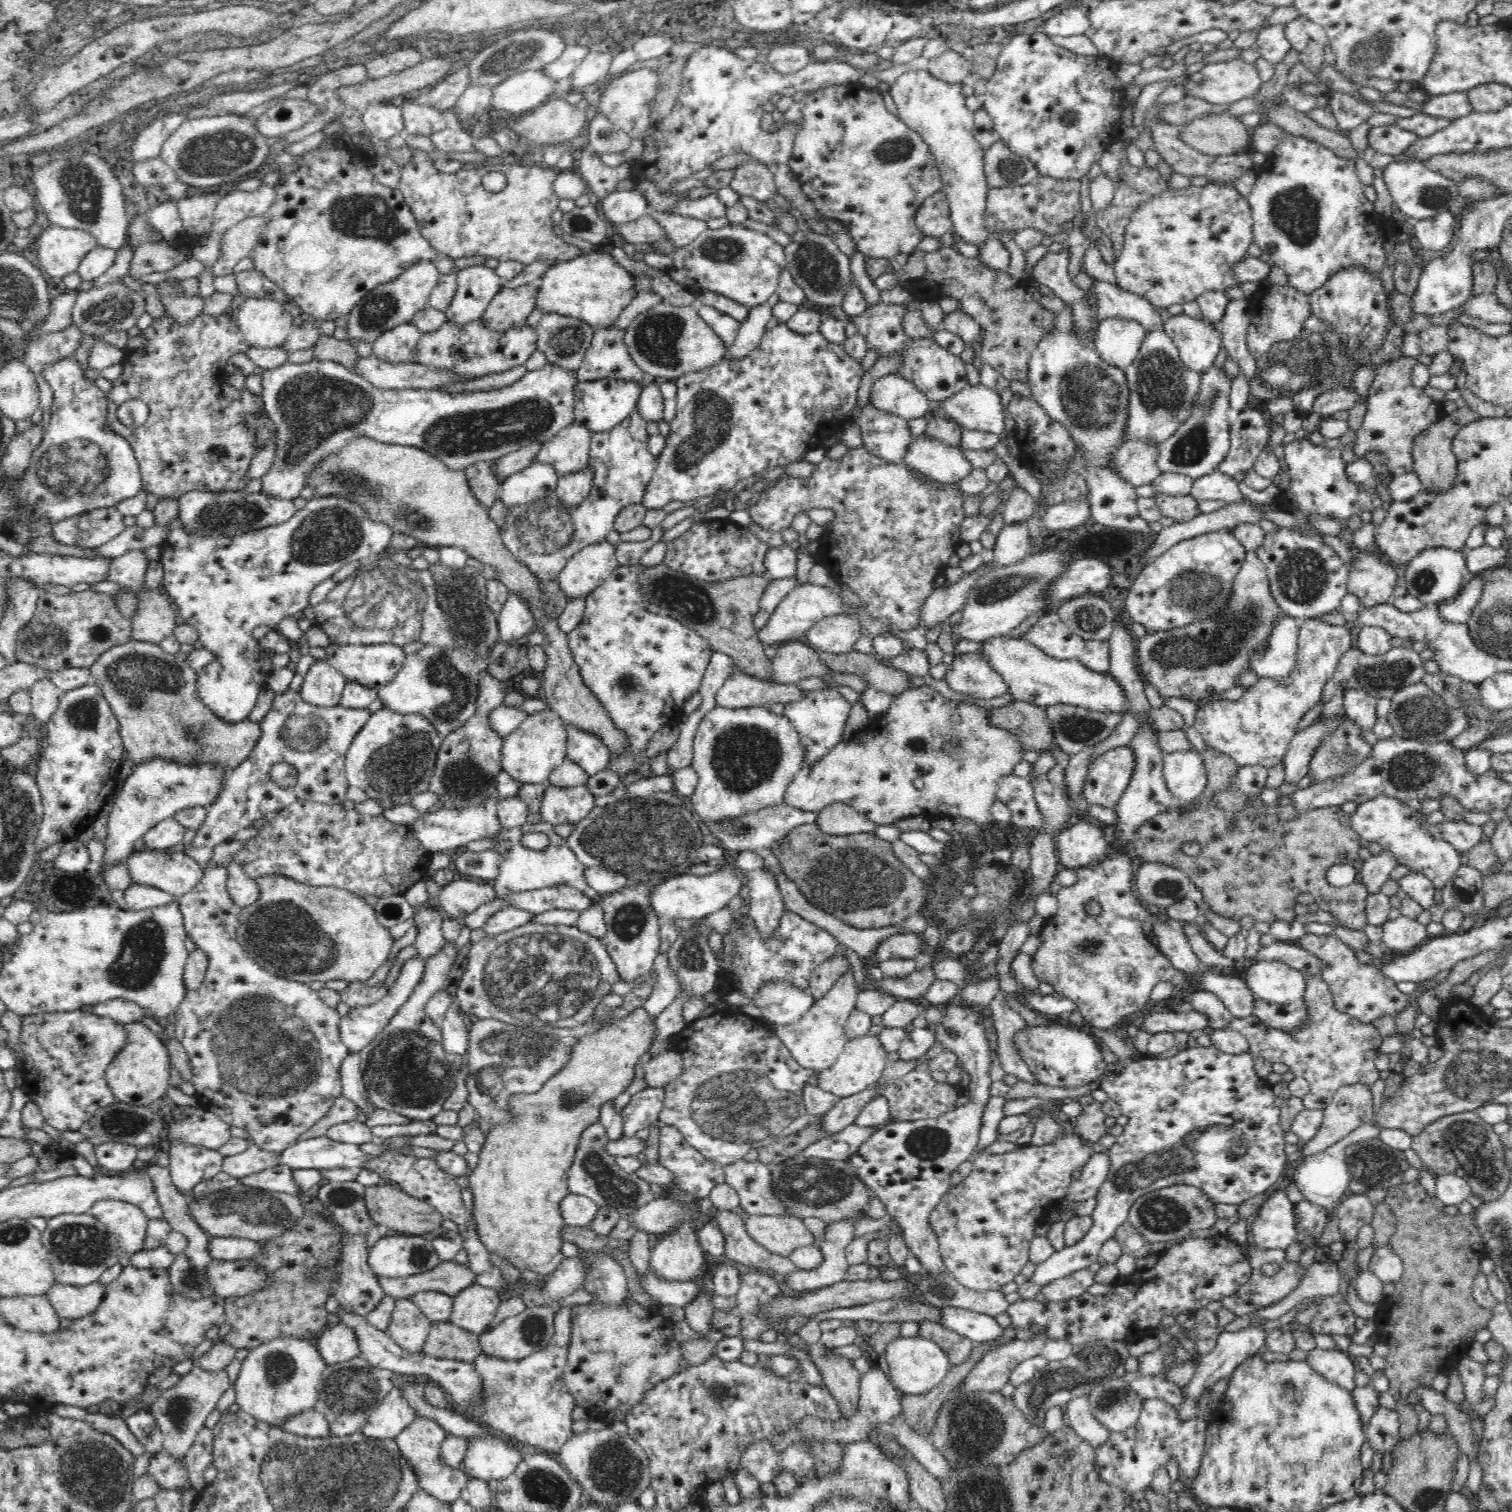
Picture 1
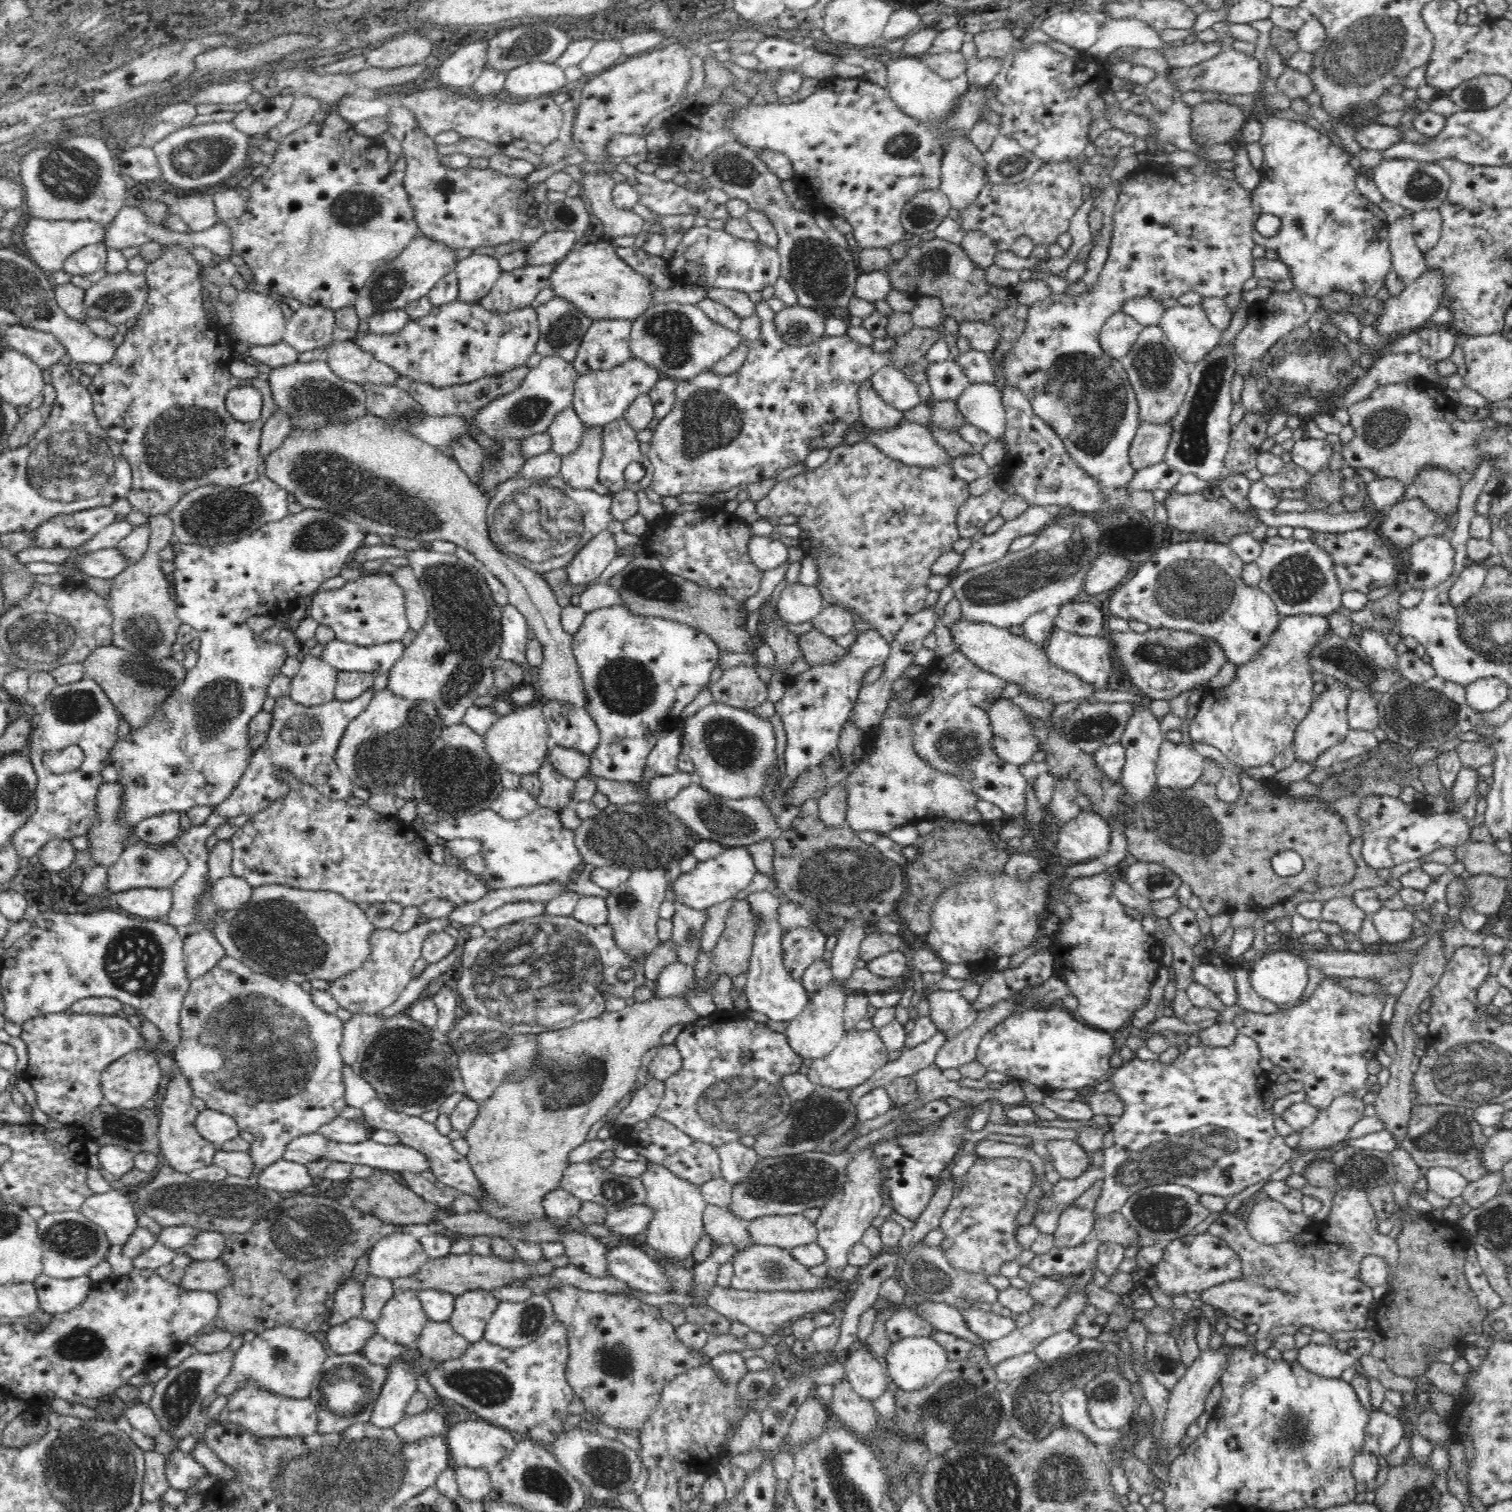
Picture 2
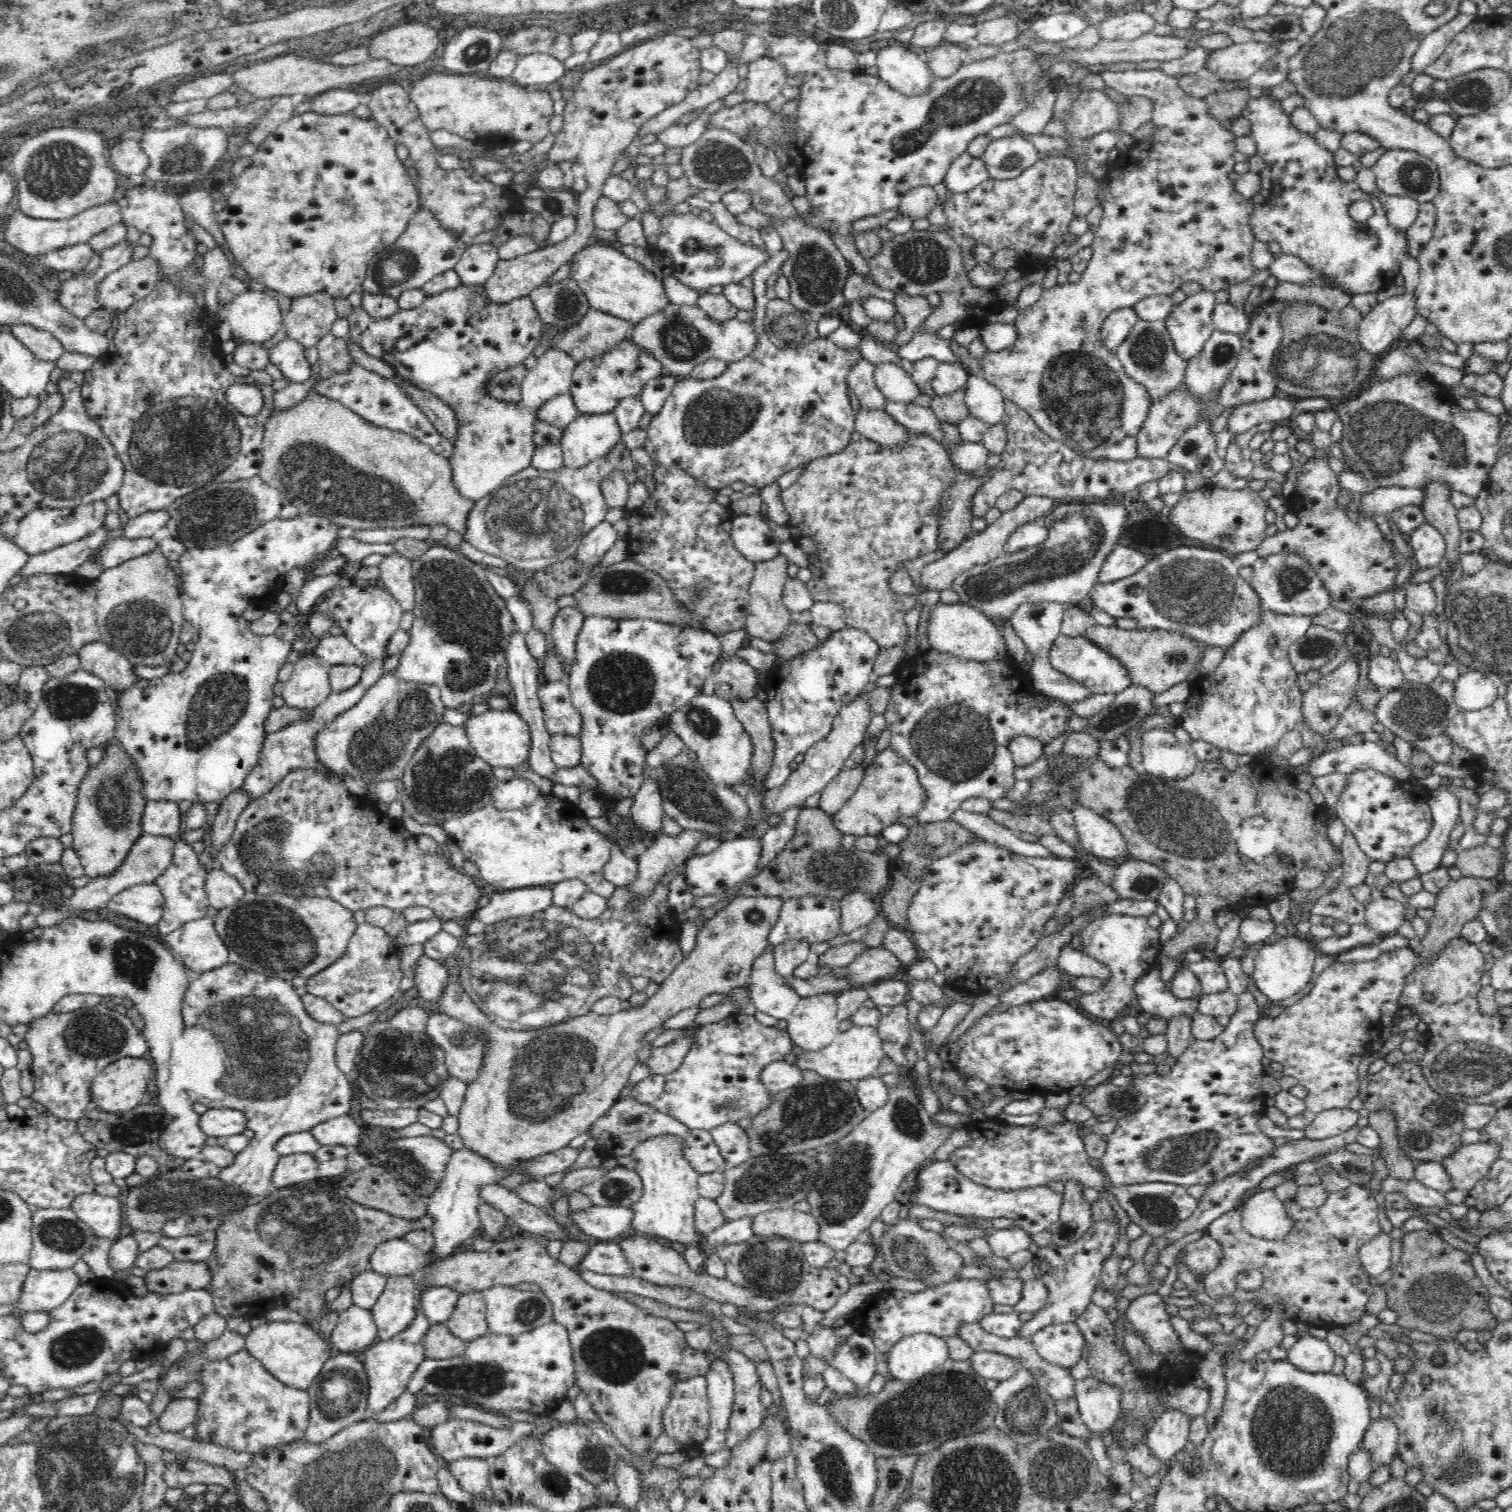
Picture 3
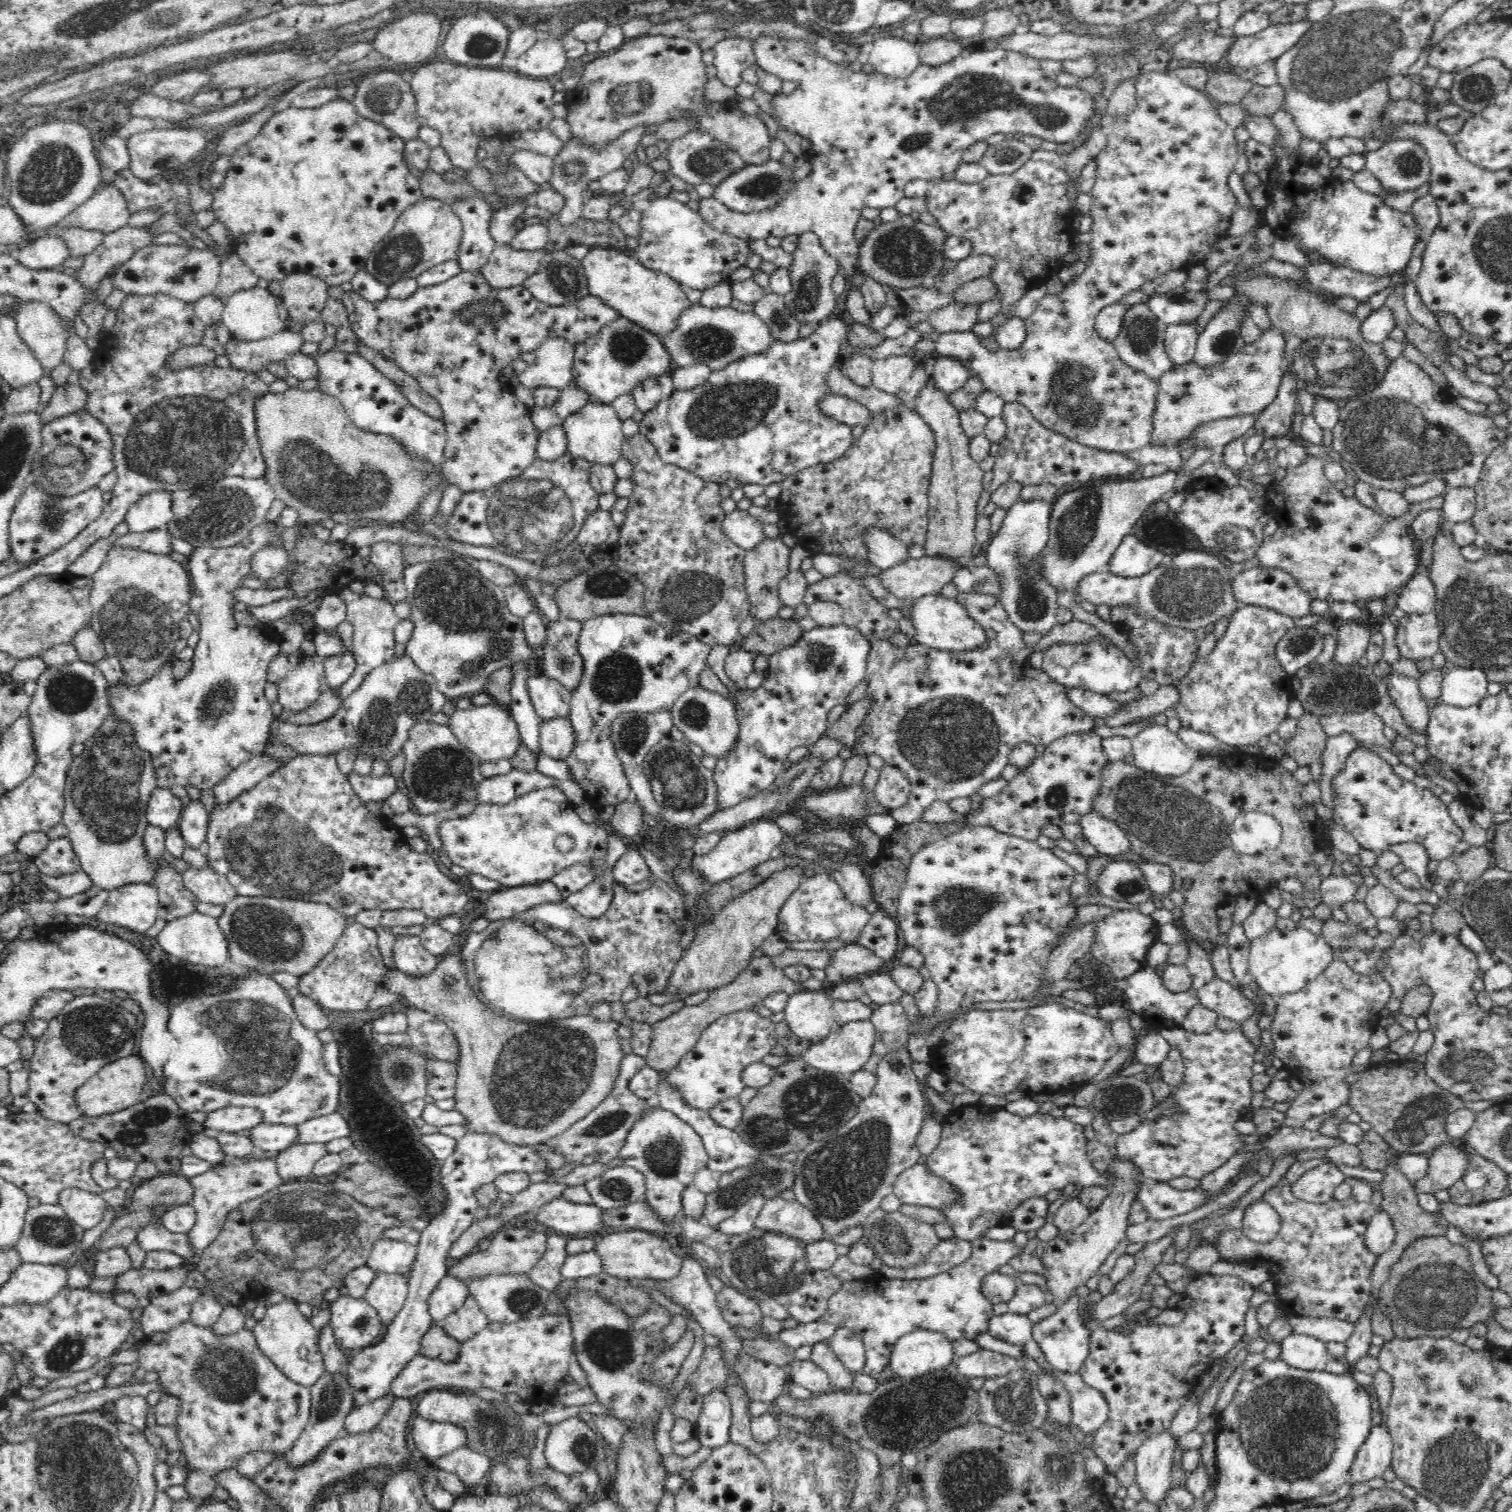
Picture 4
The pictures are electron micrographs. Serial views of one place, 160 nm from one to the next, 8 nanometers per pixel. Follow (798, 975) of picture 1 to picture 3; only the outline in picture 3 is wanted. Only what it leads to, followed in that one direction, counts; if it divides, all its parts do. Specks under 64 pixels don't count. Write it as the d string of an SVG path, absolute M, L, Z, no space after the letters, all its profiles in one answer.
M804 939L801 941L789 940L782 944L775 945L773 955L776 971L783 977L793 976L794 970L796 970L802 962L813 959L810 946L812 946L812 943Z

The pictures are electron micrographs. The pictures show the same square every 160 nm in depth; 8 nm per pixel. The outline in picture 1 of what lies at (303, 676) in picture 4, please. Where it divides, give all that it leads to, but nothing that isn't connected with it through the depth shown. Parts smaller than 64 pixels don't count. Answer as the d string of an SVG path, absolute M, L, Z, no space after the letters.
M325 659L317 662L304 676L300 696L304 702L321 706L339 706L346 678Z

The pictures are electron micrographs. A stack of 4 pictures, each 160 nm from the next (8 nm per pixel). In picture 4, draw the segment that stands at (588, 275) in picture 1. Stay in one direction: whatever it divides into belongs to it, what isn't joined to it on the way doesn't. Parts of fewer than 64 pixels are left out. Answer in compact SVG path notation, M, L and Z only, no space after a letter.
M592 247L581 262L589 285L589 294L601 298L602 302L615 308L620 316L656 335L668 334L676 328L677 320L681 317L682 311L692 305L684 295L682 286L678 282L667 274L645 268L634 255L628 255L610 247Z

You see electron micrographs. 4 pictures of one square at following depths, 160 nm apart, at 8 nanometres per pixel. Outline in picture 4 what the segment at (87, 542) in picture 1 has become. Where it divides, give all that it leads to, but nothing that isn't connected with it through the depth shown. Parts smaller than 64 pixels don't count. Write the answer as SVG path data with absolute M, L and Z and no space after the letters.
M35 484L27 485L9 522L8 543L10 543L10 553L12 553L10 558L14 557L14 560L20 563L38 561L56 552L70 540L74 540L81 530L101 515L105 507L102 502L103 493L97 487L75 496L51 497L36 488Z

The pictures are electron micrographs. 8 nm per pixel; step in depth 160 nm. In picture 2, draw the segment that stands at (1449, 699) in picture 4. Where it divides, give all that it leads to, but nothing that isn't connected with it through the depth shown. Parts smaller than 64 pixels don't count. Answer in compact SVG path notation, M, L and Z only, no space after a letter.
M1498 677L1479 679L1465 687L1466 702L1480 712L1494 710L1506 702L1508 690L1510 687Z

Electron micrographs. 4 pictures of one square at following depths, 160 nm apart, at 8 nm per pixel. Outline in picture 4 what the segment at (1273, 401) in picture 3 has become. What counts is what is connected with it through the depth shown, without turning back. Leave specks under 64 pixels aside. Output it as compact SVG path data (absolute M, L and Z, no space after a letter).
M1252 414L1212 420L1202 424L1202 426L1198 426L1188 437L1195 437L1198 449L1208 447L1208 449L1220 452L1227 444L1246 434L1254 426L1256 420L1258 420L1258 415Z

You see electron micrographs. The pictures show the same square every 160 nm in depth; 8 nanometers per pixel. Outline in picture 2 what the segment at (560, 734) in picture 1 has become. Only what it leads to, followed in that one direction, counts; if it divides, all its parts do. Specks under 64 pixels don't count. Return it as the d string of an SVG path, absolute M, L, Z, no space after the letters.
M533 703L524 708L516 708L512 713L498 718L491 730L484 735L486 751L501 770L519 774L538 774L544 758L549 754L549 724L546 723L542 704Z

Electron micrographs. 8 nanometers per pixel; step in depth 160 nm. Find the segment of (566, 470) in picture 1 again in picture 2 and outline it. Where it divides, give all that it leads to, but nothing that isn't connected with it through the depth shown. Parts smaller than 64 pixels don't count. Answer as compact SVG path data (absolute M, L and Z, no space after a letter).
M571 405L554 416L548 431L551 438L551 451L558 456L566 458L572 452L576 452L582 444L582 434L586 430L575 408Z

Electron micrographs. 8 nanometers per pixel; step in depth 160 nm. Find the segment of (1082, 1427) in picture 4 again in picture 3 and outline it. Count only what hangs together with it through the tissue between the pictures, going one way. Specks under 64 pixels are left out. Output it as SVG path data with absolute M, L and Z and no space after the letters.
M1090 1376L1075 1380L1074 1394L1086 1427L1106 1436L1120 1416L1122 1389Z

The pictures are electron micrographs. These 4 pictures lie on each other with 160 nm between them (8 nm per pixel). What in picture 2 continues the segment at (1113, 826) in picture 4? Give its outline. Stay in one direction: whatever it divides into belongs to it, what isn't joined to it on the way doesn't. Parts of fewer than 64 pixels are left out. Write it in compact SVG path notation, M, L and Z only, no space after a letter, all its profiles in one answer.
M1087 809L1063 824L1057 837L1054 854L1065 865L1074 866L1098 858L1108 850L1110 829L1098 813Z

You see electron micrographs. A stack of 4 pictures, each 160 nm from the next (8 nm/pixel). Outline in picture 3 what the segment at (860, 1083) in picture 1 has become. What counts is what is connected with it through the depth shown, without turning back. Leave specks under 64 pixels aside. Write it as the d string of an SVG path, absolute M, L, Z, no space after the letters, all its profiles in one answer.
M854 1025L847 1031L840 1032L836 1038L818 1052L796 1051L796 1065L802 1071L814 1071L816 1075L828 1081L860 1082L871 1078L880 1066L880 1060L886 1056L882 1048L882 1039L878 1029L872 1026Z

